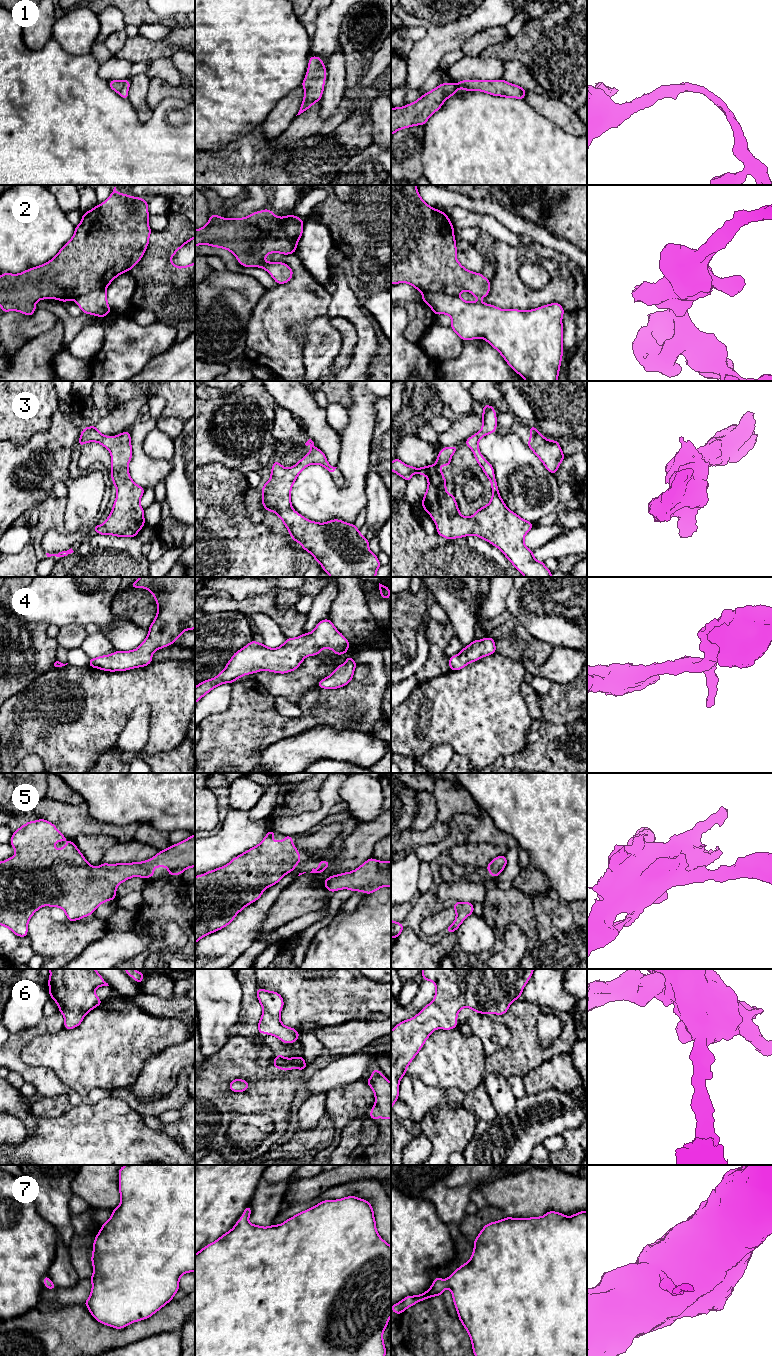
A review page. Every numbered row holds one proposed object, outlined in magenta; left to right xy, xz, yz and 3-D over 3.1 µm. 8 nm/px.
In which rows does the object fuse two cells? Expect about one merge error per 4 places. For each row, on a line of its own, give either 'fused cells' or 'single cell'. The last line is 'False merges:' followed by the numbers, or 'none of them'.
1: single cell
2: fused cells
3: single cell
4: single cell
5: single cell
6: single cell
7: single cell
False merges: 2

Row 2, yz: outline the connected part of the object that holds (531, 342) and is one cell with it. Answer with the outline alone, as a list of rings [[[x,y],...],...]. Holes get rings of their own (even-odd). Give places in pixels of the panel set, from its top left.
[[[422,292],[422,300],[435,315],[451,317],[451,328],[463,340],[482,338],[494,347],[507,364],[526,381],[557,381],[563,355],[562,316],[559,303],[521,311],[503,310],[482,301],[467,302],[442,292]]]

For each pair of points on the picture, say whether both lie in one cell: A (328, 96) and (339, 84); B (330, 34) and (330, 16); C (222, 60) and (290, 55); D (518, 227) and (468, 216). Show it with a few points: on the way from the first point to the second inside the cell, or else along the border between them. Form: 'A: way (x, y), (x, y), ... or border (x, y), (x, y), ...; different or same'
A: way (331, 93), (336, 87); same
B: way (328, 30), (329, 20); same
C: way (239, 57), (268, 57), (273, 55); same
D: border (482, 213), (493, 215), (517, 235); different

